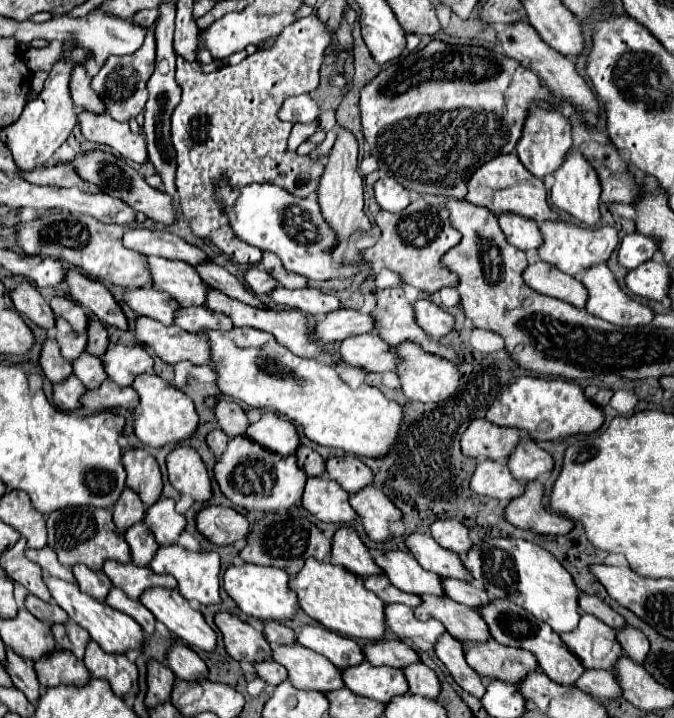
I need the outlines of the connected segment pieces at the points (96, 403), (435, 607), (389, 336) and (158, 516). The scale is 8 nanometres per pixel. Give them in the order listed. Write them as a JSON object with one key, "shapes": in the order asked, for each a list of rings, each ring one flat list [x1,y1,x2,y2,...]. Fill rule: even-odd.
{"shapes":[[[106,378,100,384,100,388,86,390,80,400,82,400,84,410,88,410,88,412,110,410,110,408,134,410,134,404,138,402,138,394,134,392,134,388,130,388,130,386,120,388,110,378]],[[422,594,422,604,414,608,414,616,418,620,436,618,440,620,448,634,452,634,460,642,486,642,490,638,486,622,472,608,450,600,448,596,432,596]],[[400,288,376,290,374,298,376,298,376,308,372,310,372,316,378,320,376,332,378,332,378,336,382,334,382,340,386,340,390,346,398,346,402,342,414,342,414,344,422,346,422,350,428,354,446,358,452,364,460,364,454,348,432,340,416,324,414,308,404,298,404,292]],[[162,496,156,504,146,508,144,524,154,532,160,546,168,546,178,542,178,536,186,526,186,518,174,510,174,500]]]}

